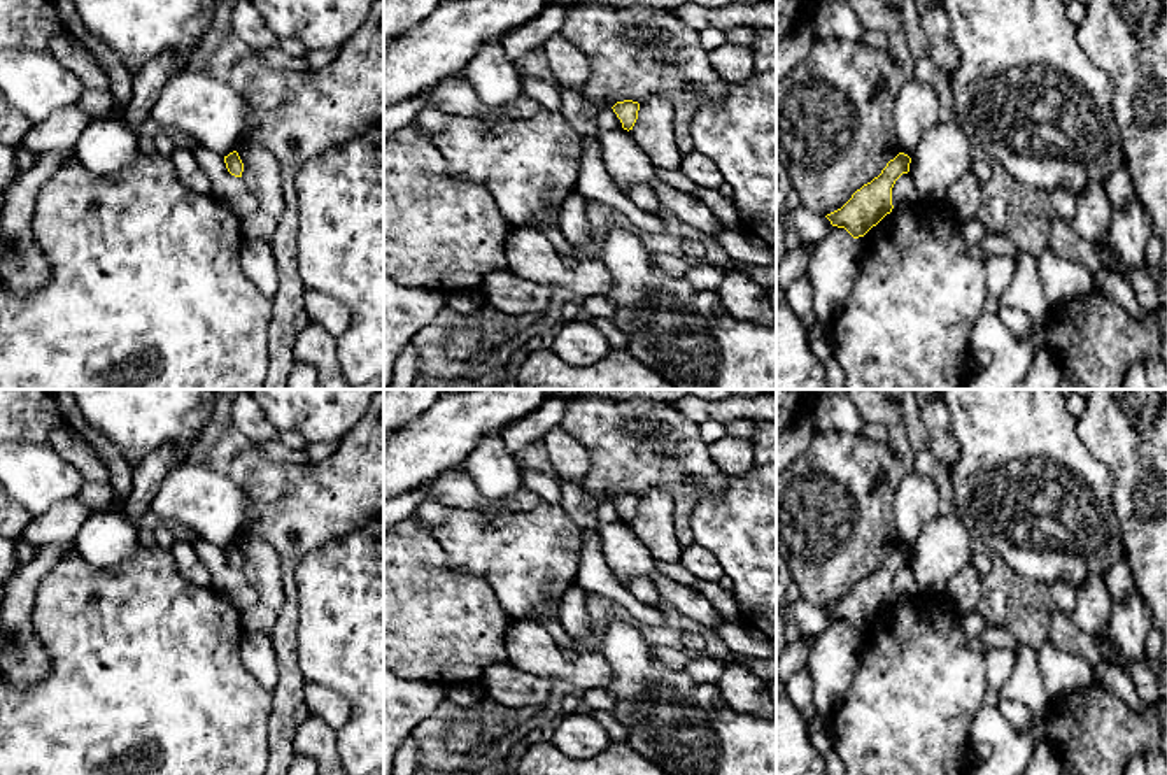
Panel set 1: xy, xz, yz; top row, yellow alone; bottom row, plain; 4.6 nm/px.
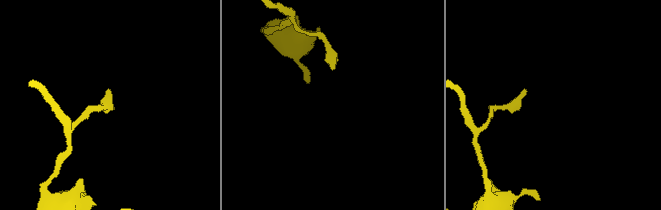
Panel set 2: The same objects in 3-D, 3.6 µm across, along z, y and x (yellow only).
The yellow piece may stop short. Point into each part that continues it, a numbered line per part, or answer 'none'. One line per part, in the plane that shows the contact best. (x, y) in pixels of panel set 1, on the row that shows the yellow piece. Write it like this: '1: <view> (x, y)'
none

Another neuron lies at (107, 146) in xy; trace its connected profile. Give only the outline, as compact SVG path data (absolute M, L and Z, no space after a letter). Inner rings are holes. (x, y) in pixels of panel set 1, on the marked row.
M107 116L88 124L72 153L91 174L117 174L135 160L138 137L123 119Z

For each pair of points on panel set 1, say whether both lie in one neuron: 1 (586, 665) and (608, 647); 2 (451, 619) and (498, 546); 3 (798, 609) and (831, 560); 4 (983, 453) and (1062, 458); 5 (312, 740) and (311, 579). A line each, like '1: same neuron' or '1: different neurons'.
1: different neurons
2: different neurons
3: different neurons
4: same neuron
5: different neurons

